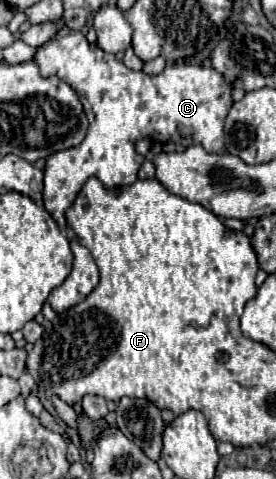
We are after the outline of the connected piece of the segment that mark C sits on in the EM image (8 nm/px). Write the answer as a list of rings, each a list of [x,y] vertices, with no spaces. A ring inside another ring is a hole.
[[[68,32],[62,34],[60,38],[52,38],[44,46],[38,48],[34,62],[40,68],[40,74],[44,78],[48,76],[58,76],[62,82],[72,86],[72,90],[78,94],[84,114],[88,118],[88,132],[84,140],[74,146],[66,148],[60,152],[54,152],[46,158],[46,168],[44,168],[44,208],[50,212],[50,216],[58,222],[60,228],[66,228],[66,210],[72,206],[76,200],[78,192],[82,190],[84,182],[88,178],[98,178],[106,190],[122,188],[132,184],[138,176],[138,168],[145,158],[135,150],[136,140],[140,138],[150,138],[154,142],[166,142],[174,140],[180,142],[182,146],[190,144],[202,144],[208,152],[224,152],[224,120],[228,116],[228,110],[232,108],[232,96],[230,96],[230,86],[214,68],[204,68],[188,62],[176,62],[176,64],[166,64],[166,68],[156,74],[148,76],[142,70],[132,70],[126,68],[122,62],[116,60],[114,54],[106,54],[100,48],[90,48],[86,36],[82,32]]]

